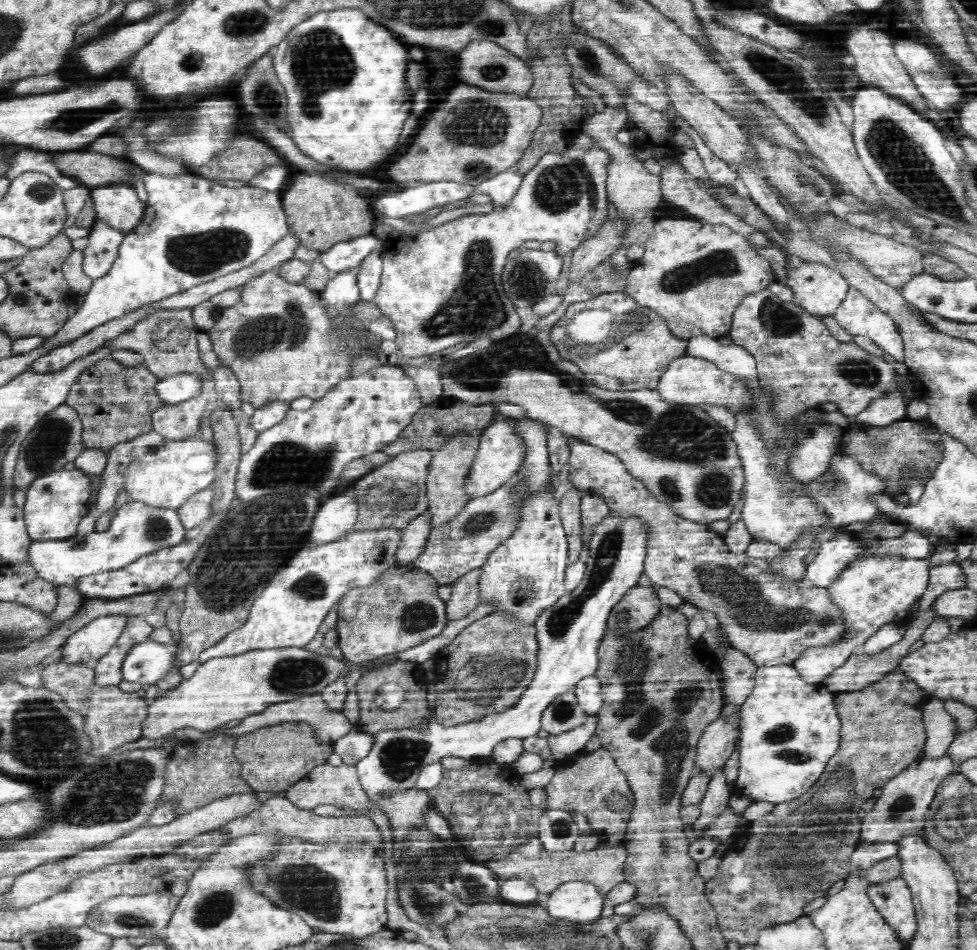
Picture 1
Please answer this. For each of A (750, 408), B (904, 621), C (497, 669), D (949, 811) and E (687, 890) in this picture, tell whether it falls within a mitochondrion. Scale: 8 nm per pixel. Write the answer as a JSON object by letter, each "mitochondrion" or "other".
{"A":"other","B":"other","C":"mitochondrion","D":"mitochondrion","E":"other"}

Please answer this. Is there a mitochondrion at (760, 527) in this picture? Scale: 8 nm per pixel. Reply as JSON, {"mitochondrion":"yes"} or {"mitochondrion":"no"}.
{"mitochondrion":"no"}

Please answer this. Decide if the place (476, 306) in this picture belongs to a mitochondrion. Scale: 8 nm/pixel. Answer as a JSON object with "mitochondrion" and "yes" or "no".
{"mitochondrion":"yes"}

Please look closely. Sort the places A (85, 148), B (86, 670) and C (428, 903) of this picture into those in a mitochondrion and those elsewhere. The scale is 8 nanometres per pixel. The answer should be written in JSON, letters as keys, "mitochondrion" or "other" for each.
{"A":"other","B":"other","C":"mitochondrion"}

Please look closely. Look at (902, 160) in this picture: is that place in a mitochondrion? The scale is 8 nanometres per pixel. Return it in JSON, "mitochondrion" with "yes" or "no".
{"mitochondrion":"yes"}

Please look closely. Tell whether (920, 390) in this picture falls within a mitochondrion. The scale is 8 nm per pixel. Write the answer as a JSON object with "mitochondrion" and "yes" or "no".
{"mitochondrion":"no"}

